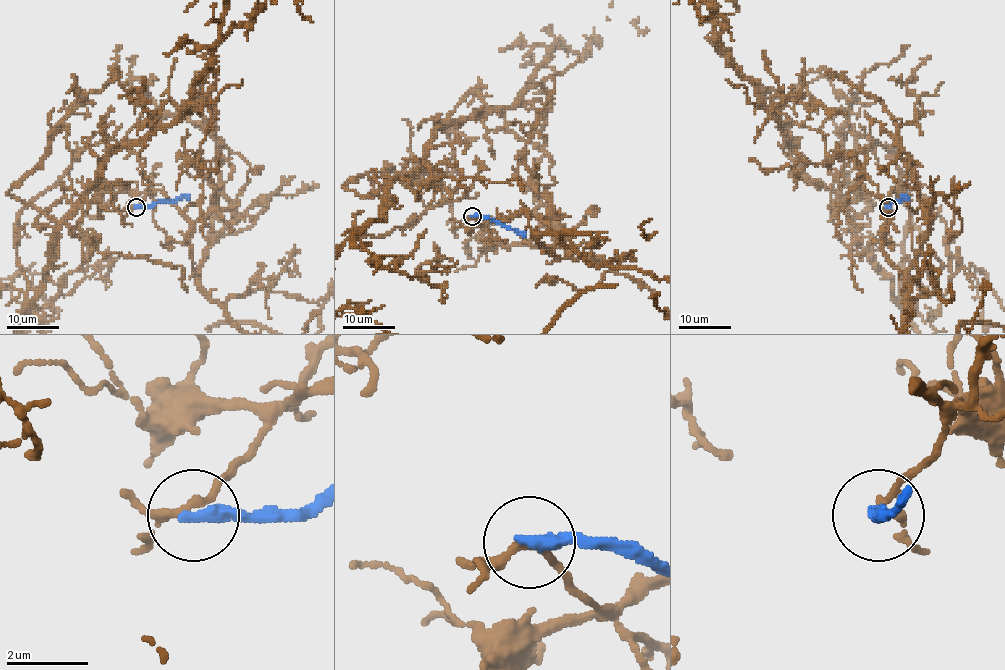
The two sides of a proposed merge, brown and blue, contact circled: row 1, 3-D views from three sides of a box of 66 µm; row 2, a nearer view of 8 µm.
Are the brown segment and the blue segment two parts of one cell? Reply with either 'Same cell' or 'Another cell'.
Another cell

